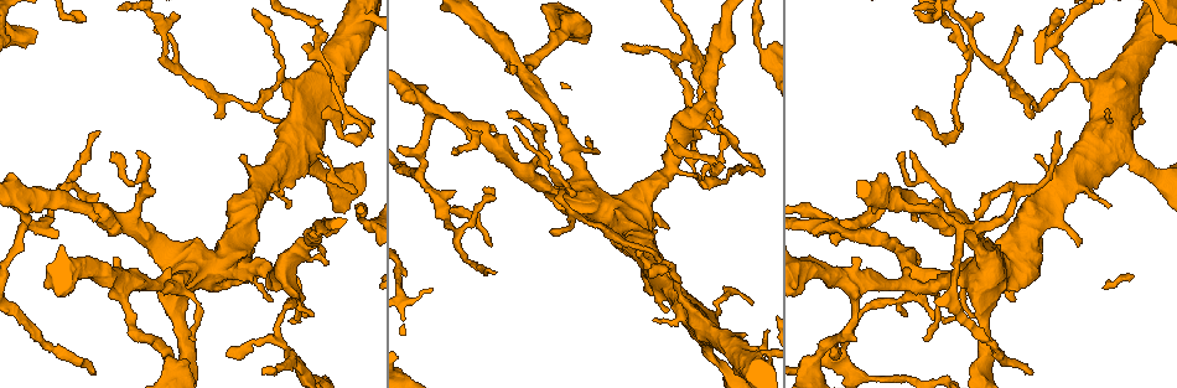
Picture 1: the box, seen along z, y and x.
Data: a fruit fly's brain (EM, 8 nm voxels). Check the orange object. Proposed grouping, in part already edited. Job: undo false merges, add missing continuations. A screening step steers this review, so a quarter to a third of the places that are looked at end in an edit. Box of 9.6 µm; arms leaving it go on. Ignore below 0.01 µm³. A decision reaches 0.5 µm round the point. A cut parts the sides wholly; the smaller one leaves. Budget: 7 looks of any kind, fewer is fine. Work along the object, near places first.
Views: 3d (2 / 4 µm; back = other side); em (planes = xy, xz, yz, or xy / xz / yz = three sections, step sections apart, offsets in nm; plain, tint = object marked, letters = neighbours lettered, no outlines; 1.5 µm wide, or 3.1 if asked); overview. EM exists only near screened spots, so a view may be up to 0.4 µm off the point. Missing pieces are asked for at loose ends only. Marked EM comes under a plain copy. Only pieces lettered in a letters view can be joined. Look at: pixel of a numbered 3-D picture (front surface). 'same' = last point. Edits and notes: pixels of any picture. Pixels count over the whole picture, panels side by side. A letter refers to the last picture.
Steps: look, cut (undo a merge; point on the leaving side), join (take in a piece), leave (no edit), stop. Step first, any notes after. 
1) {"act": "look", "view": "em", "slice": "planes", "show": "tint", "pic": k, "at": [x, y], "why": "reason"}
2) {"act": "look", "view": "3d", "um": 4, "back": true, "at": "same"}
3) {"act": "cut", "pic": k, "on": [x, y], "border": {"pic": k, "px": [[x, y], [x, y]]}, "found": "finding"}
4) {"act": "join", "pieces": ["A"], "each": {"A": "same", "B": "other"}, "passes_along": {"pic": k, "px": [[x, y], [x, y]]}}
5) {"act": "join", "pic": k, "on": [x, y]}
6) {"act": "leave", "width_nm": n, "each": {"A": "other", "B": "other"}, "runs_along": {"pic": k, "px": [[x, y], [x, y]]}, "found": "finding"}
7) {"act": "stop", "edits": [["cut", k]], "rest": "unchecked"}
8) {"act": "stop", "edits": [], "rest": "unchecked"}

{"act": "look", "view": "em", "slice": "xy", "step": 8, "show": "tint", "pic": 1, "at": [958, 230], "why": "three arms meet"}

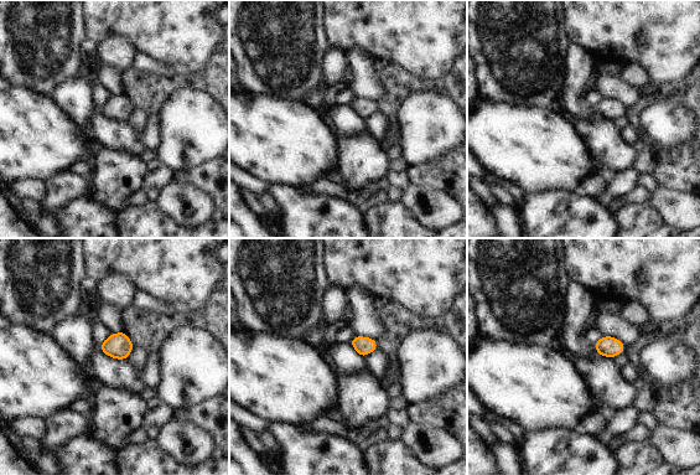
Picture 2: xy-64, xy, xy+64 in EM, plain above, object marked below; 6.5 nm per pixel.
{"act": "look", "view": "em", "slice": "planes", "show": "letters", "at": "same", "why": "another direction"}

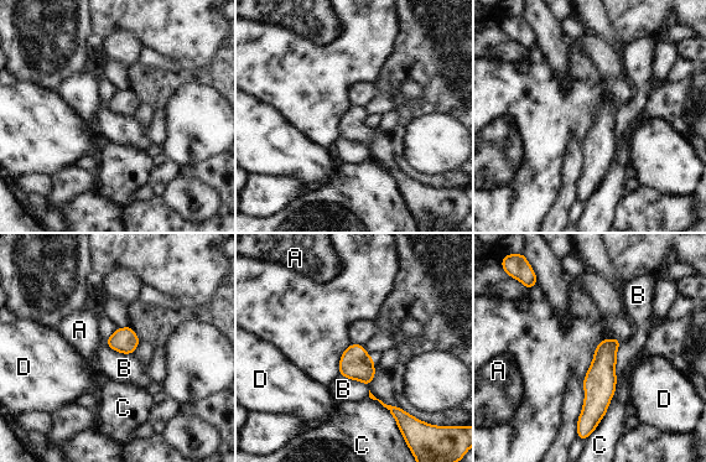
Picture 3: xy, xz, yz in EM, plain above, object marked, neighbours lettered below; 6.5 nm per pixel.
{"act": "leave", "width_nm": 180, "each": {"A": "other", "B": "other", "C": "other", "D": "other"}, "runs_along": {"pic": 3, "px": [[616, 342], [606, 352], [585, 425]]}, "found": "all the same neuron"}

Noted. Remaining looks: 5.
{"act": "look", "view": "3d", "um": 2, "pic": 1, "at": [227, 356], "why": "tapers out"}

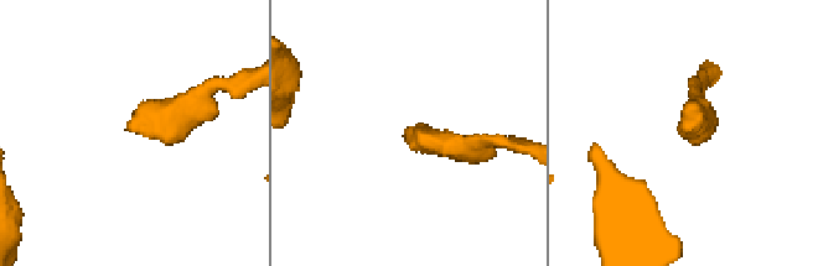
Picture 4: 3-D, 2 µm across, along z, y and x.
{"act": "look", "view": "em", "slice": "xy", "step": 4, "show": "tint", "pic": 4, "at": [681, 126], "why": "now the EM"}

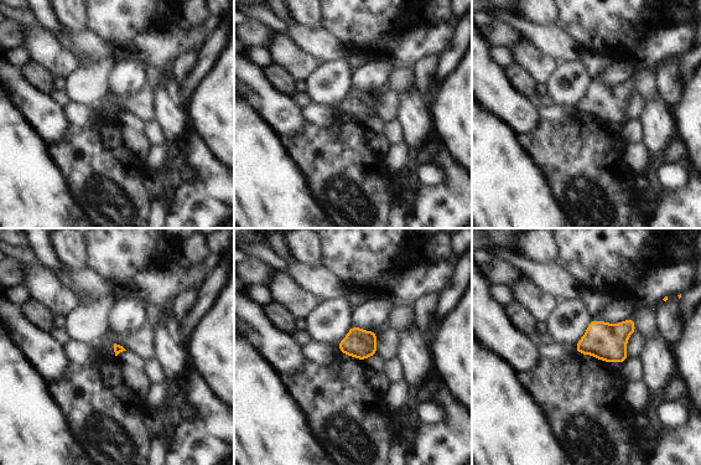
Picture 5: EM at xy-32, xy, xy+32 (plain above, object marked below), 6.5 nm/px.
{"act": "look", "view": "em", "slice": "planes", "show": "letters", "at": "same", "why": "cut it another way"}

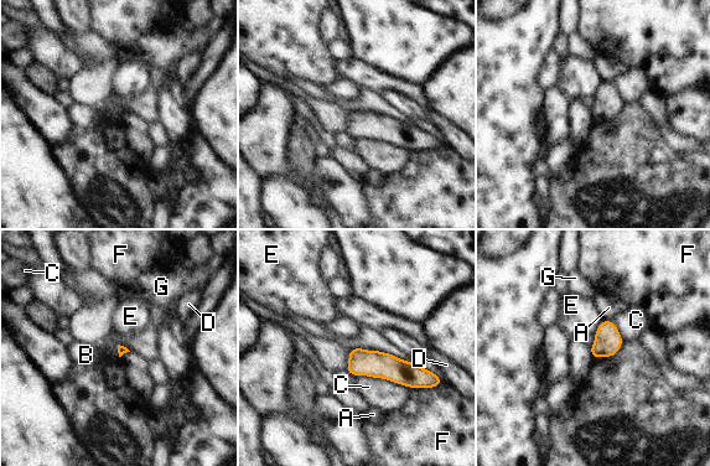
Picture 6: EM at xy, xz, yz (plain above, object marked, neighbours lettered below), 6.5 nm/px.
{"act": "leave", "each": {"A": "other", "B": "other", "C": "other", "D": "other", "E": "other", "F": "other", "G": "other"}, "runs_along": {"pic": 6, "px": [[352, 352], [362, 362], [424, 378]]}, "found": "none of them fits"}

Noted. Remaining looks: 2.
{"act": "look", "view": "em", "slice": "planes", "show": "letters", "pic": 1, "at": [554, 185], "why": "branch stops here"}

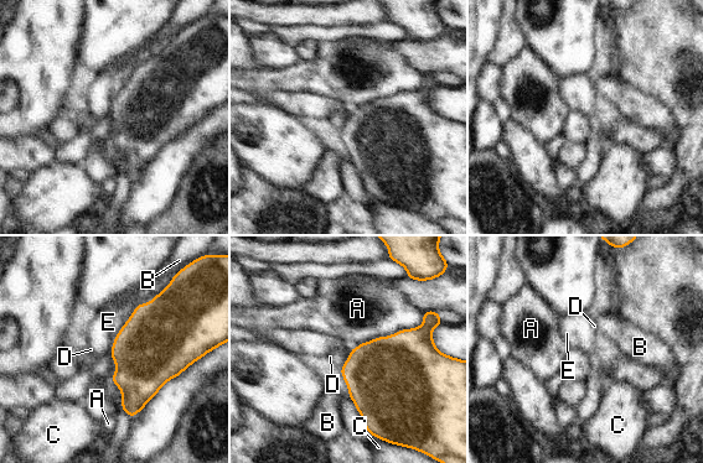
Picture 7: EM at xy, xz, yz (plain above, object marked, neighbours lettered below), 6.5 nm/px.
{"act": "leave", "longest_contact_nm": ["A", 440], "each": {"A": "other", "B": "other", "C": "other", "D": "other", "E": "other"}, "border": {"pic": 7, "px": [[133, 312], [117, 334], [108, 354]]}, "found": "none of them fits"}

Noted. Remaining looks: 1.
{"act": "stop", "edits": [], "rest": "unchecked"}

